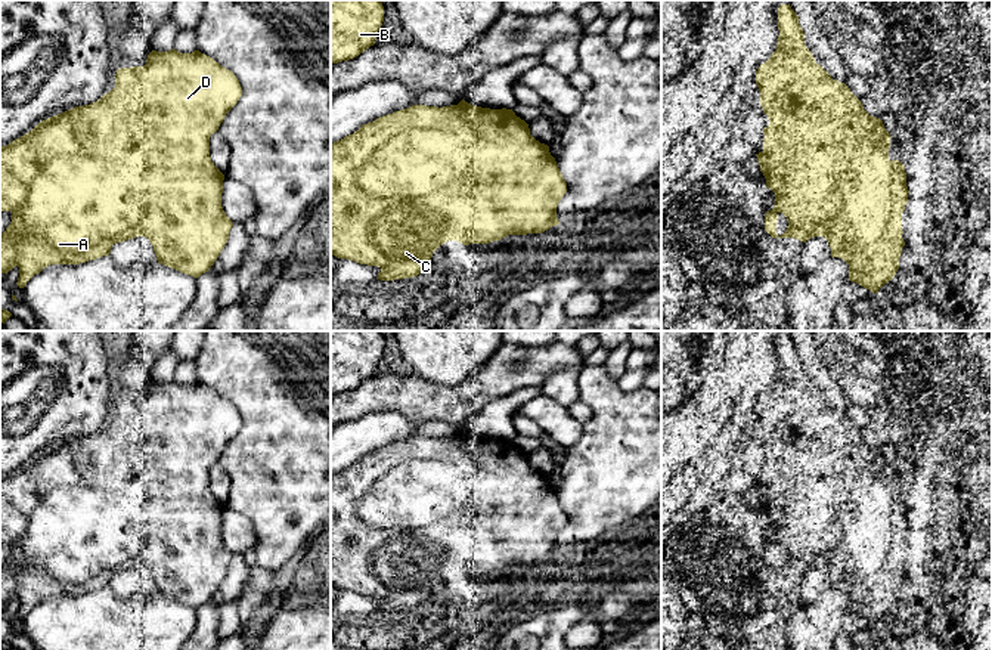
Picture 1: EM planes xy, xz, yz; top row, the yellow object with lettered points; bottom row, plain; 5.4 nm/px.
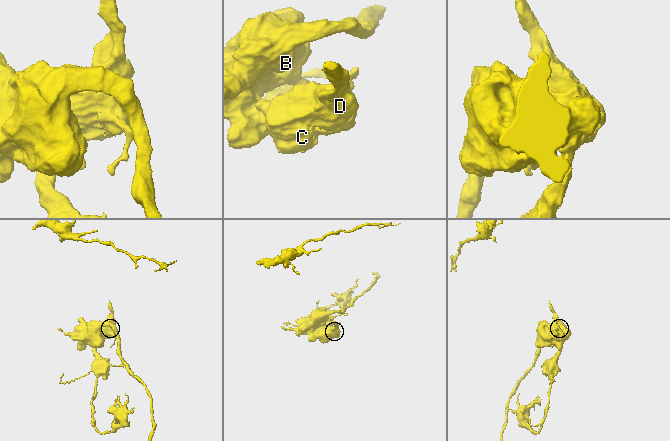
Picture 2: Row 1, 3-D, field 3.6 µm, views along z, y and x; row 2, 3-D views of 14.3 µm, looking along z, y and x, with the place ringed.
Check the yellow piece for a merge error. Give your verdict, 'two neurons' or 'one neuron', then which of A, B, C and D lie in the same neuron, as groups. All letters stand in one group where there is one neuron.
two neurons; A B / C D

